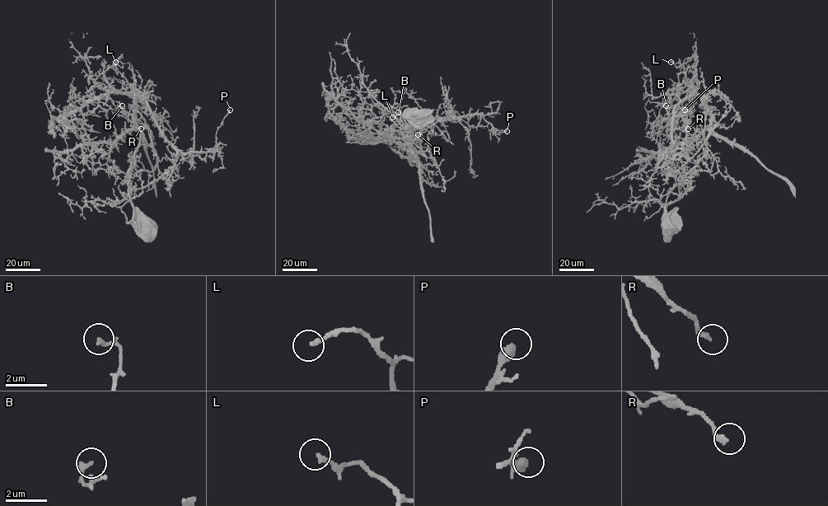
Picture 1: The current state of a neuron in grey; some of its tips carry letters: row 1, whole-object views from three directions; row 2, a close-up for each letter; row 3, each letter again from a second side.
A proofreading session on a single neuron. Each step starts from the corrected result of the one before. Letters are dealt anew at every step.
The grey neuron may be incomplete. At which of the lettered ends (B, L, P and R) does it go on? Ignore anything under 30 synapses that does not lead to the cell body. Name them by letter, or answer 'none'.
P

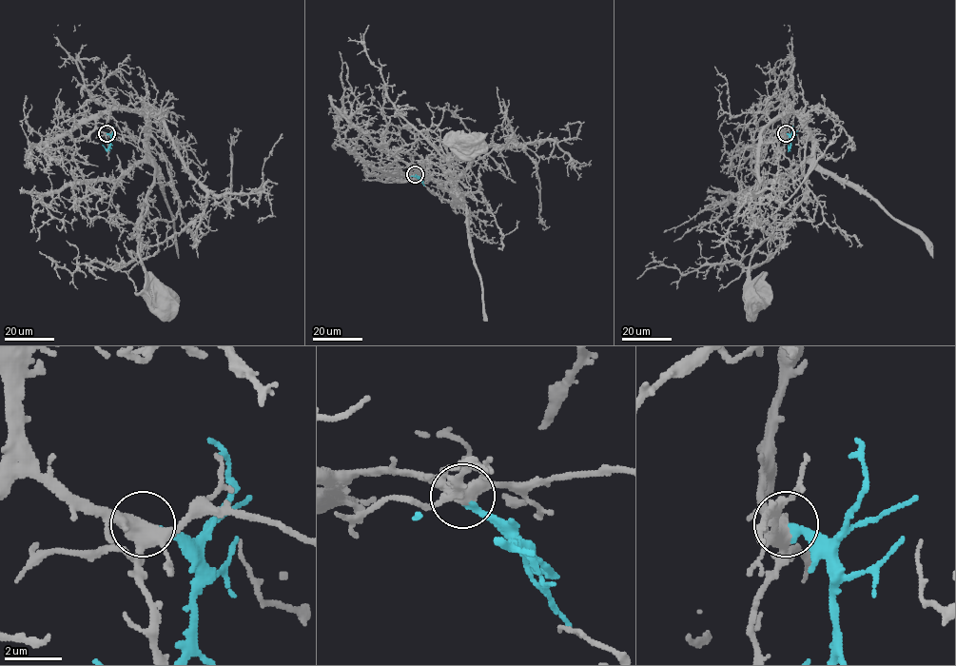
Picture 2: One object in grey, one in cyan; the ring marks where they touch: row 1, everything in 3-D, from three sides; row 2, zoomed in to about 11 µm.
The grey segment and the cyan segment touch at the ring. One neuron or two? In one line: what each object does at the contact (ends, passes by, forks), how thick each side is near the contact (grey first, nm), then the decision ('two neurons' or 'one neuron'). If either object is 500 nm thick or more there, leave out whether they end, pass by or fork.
grey forks | cyan ends | 420/280 nm | one neuron

